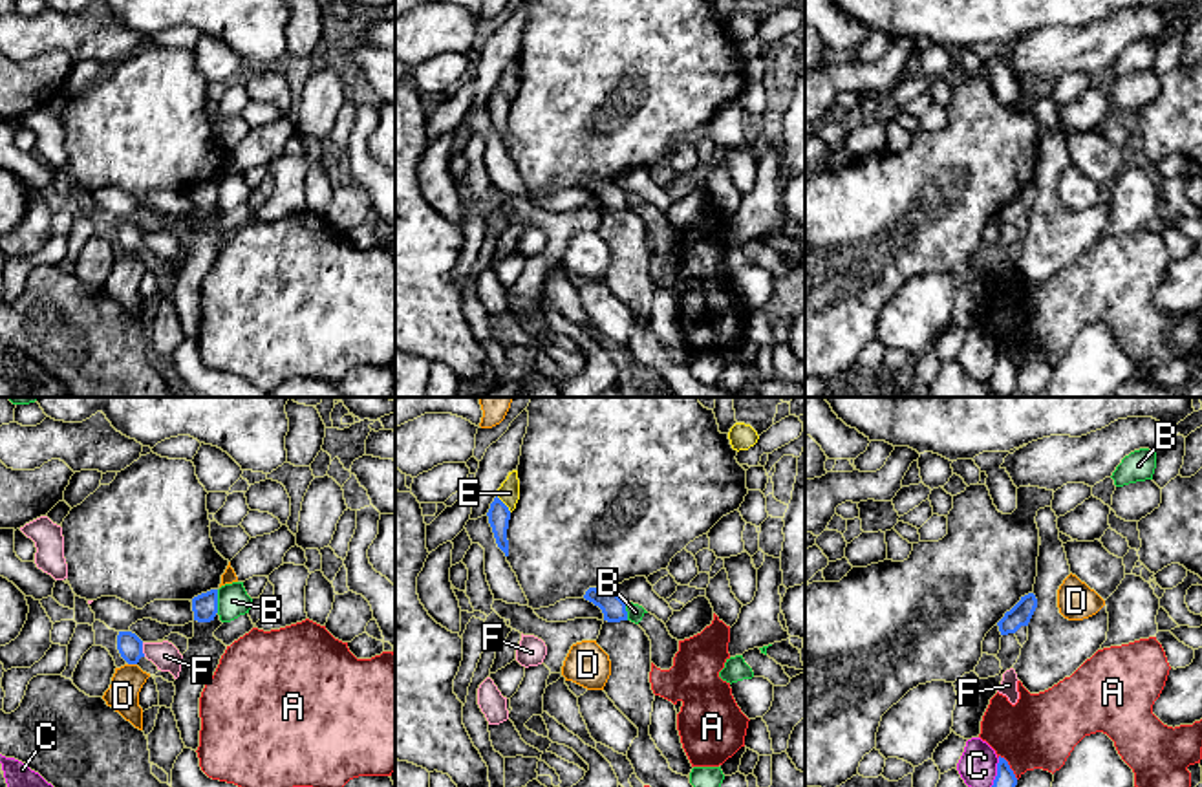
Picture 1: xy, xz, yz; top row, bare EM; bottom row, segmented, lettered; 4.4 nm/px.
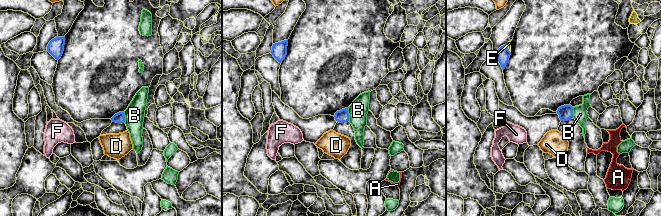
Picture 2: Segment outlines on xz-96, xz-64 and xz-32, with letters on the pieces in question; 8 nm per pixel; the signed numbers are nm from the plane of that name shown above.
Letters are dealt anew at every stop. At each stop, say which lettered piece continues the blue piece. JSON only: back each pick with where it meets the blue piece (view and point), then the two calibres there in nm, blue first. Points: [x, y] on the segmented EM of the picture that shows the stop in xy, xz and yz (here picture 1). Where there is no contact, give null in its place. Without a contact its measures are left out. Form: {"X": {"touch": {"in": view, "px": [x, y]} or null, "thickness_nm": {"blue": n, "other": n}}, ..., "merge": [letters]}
{"merge": []}

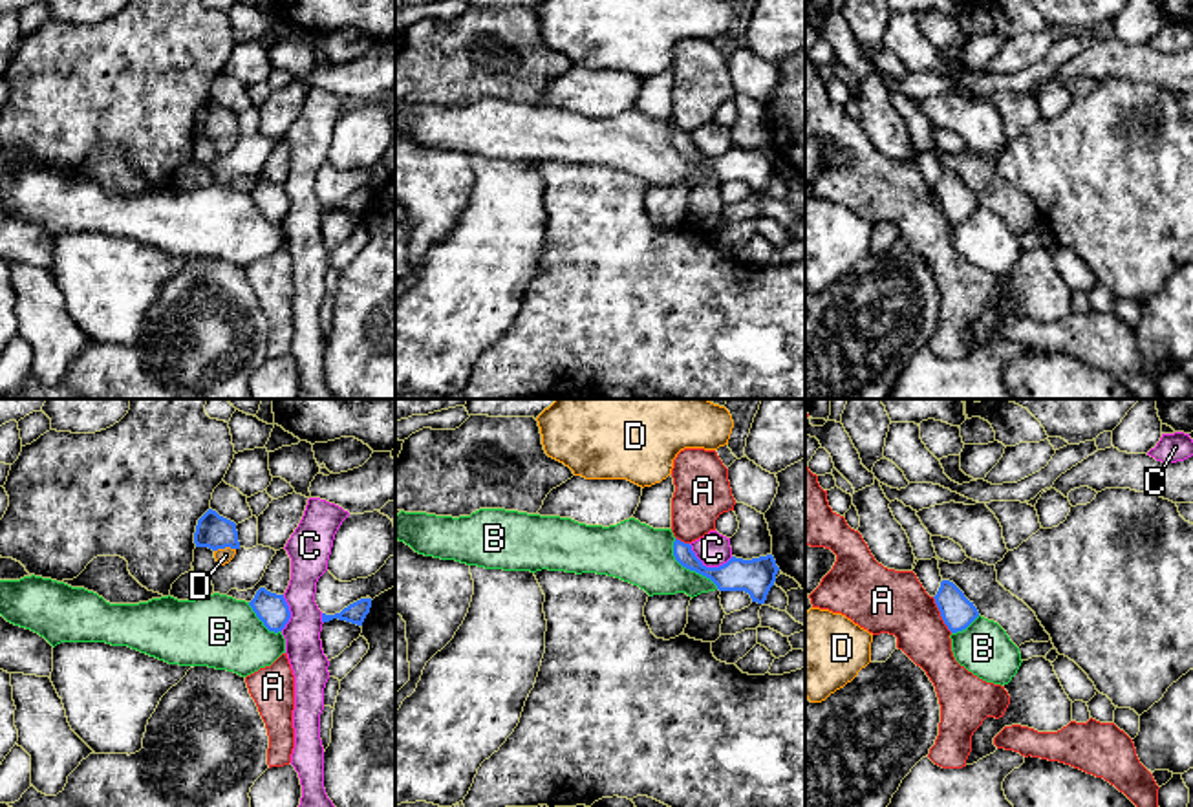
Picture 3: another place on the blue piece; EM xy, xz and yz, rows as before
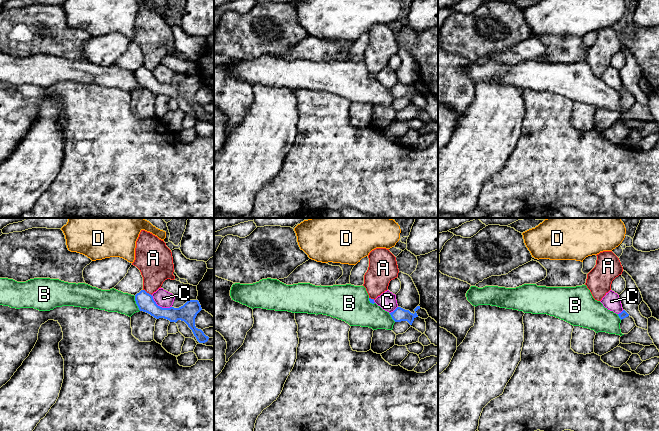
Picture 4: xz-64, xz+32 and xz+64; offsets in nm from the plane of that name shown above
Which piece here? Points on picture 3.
{"B": {"touch": {"in": "xz", "px": [687, 568]}, "thickness_nm": {"blue": 140, "other": 260}}, "merge": ["B"]}

